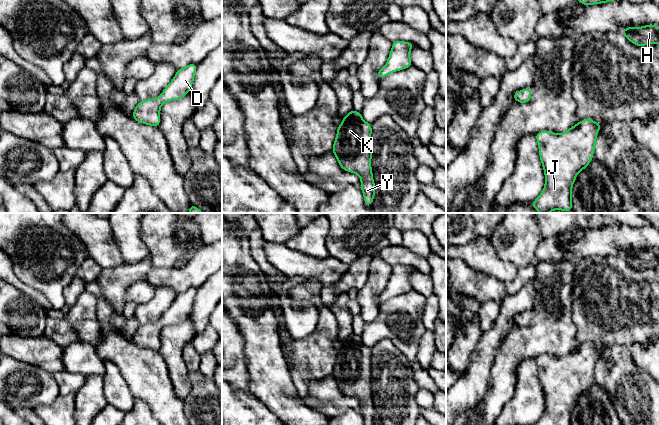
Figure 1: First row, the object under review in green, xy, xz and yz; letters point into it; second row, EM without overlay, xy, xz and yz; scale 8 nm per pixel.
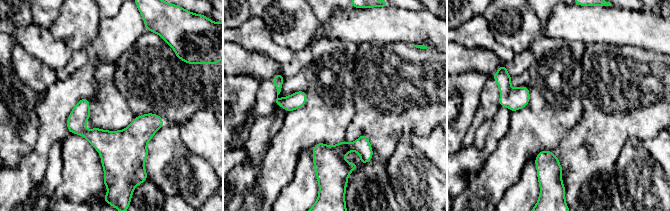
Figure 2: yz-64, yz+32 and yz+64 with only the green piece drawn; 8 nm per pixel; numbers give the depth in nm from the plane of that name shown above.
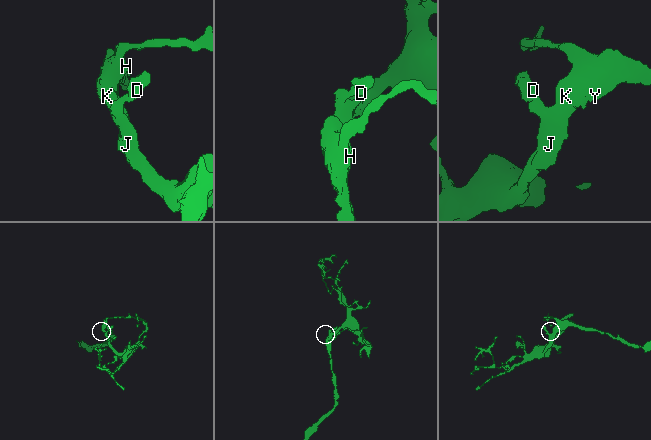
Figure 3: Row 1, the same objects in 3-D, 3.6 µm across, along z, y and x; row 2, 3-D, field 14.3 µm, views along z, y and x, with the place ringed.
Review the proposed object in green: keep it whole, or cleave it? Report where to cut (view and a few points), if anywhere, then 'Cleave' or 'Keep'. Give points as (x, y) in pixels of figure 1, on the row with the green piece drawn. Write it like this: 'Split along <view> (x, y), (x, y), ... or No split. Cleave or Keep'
No split. Keep

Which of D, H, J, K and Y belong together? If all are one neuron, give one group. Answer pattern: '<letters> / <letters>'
D H J K Y

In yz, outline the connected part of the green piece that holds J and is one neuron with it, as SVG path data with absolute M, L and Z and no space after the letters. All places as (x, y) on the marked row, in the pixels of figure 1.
M583 119L562 134L551 131L540 131L535 137L539 146L539 156L545 173L545 186L541 194L532 202L534 209L540 213L550 213L552 210L572 210L573 183L577 174L585 169L593 159L596 137L602 124L592 119Z

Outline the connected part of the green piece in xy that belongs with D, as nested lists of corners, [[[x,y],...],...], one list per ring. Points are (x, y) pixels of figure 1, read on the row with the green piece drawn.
[[[194,63],[178,69],[175,77],[165,90],[155,99],[140,101],[134,108],[132,117],[139,123],[158,127],[160,124],[160,109],[166,101],[179,100],[190,91],[197,65]]]

